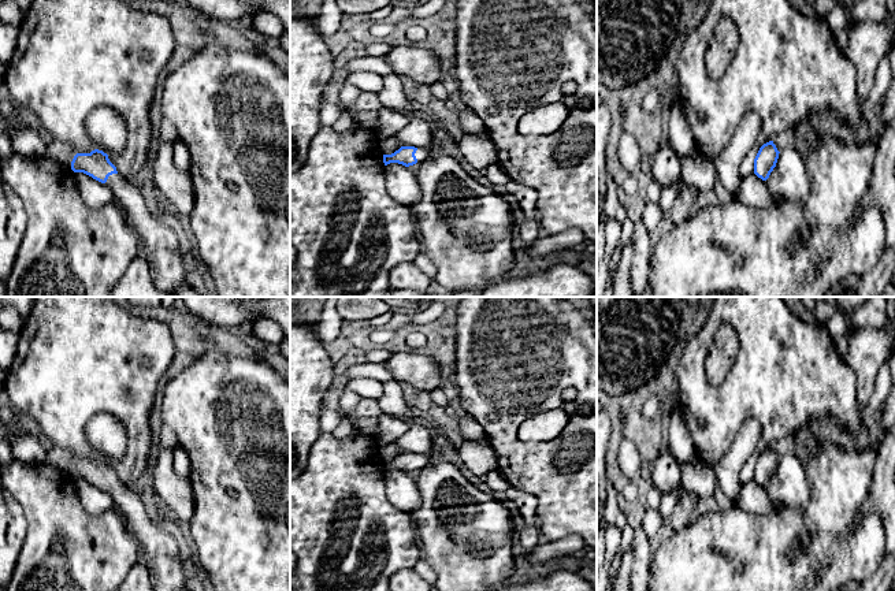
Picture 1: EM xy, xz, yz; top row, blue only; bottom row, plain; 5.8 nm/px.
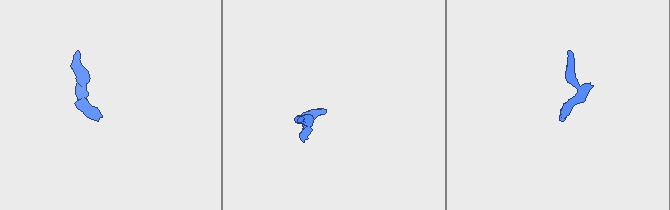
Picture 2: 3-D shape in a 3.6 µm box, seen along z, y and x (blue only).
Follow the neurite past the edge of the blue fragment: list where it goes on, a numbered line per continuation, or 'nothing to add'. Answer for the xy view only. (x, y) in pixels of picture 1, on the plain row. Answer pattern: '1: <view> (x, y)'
1: xy (163, 562)

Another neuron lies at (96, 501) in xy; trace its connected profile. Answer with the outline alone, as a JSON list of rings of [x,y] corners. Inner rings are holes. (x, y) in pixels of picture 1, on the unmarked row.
[[[75,479],[75,491],[81,505],[94,516],[114,509],[114,499],[105,491],[83,479]]]

